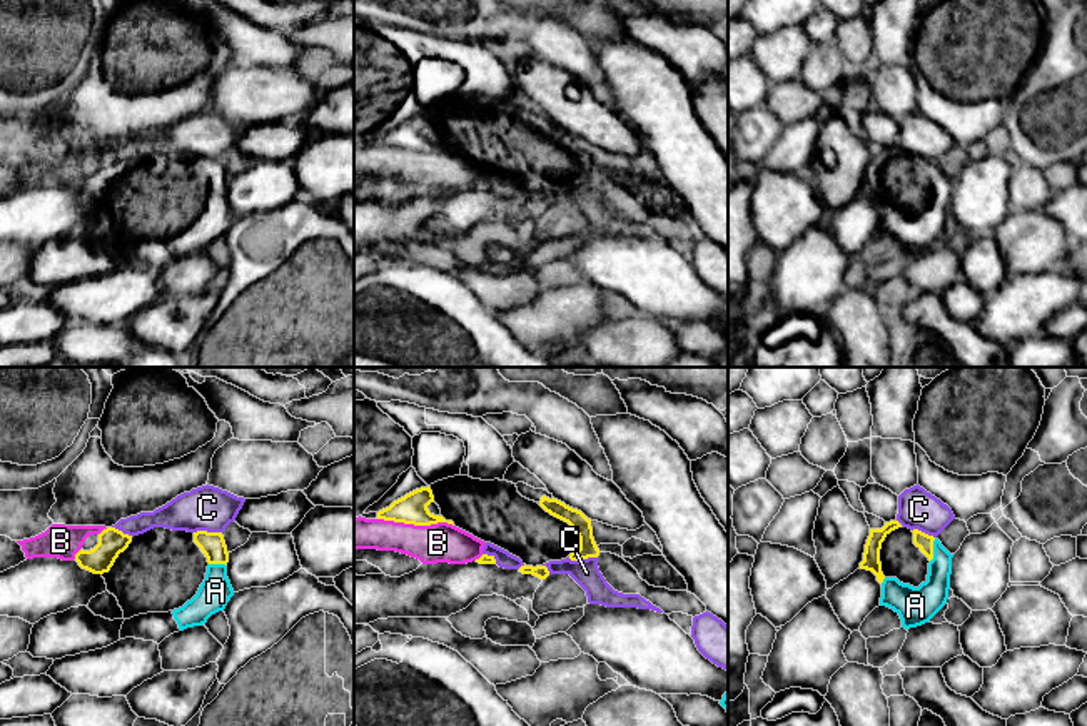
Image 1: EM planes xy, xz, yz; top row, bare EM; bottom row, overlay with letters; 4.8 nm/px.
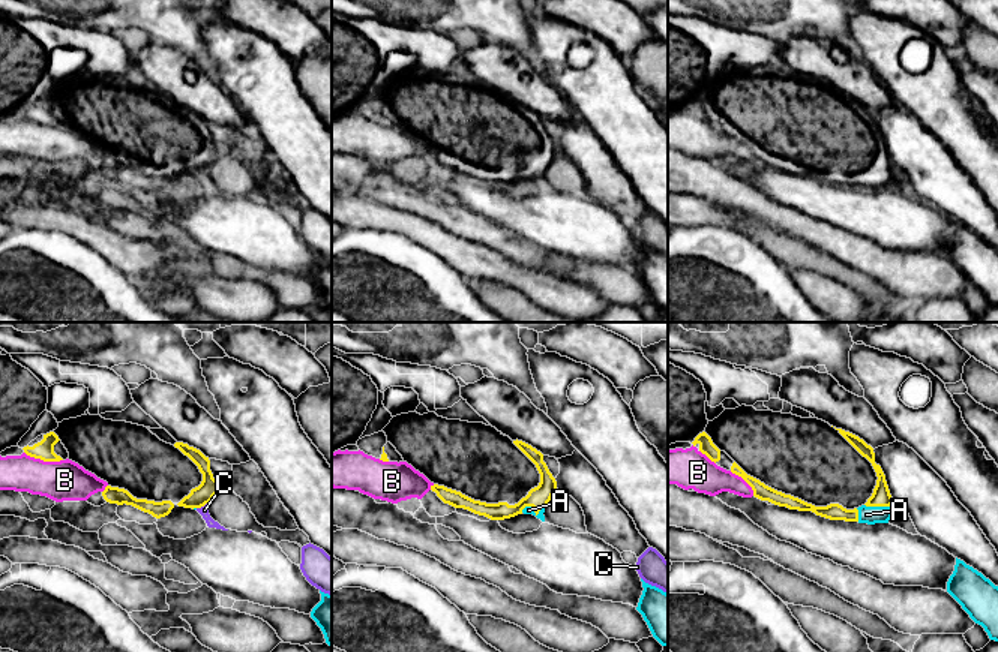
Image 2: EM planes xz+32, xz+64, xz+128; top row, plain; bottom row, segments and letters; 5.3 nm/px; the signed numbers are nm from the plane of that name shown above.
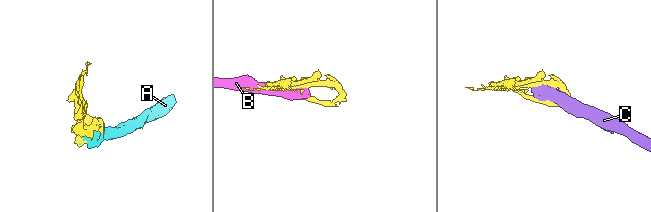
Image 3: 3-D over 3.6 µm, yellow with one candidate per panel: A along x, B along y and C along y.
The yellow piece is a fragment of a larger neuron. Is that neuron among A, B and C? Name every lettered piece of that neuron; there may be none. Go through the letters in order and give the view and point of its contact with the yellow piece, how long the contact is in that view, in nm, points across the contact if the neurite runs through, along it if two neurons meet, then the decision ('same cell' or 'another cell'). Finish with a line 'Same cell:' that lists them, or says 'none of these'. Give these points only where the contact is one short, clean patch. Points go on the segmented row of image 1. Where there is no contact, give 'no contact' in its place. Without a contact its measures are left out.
A: contact yz (932, 549); length 120 nm; same cell
B: contact xz (416, 524); length 380 nm; another cell
C: contact xz (581, 558); length 140 nm; another cell
Same cell: A

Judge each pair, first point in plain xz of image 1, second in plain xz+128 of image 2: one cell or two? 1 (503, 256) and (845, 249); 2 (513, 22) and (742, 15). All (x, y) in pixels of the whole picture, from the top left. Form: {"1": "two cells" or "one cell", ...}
{"1": "one cell", "2": "one cell"}

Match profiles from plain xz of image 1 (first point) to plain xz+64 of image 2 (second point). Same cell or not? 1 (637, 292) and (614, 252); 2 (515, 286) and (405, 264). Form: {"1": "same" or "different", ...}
{"1": "same", "2": "different"}

